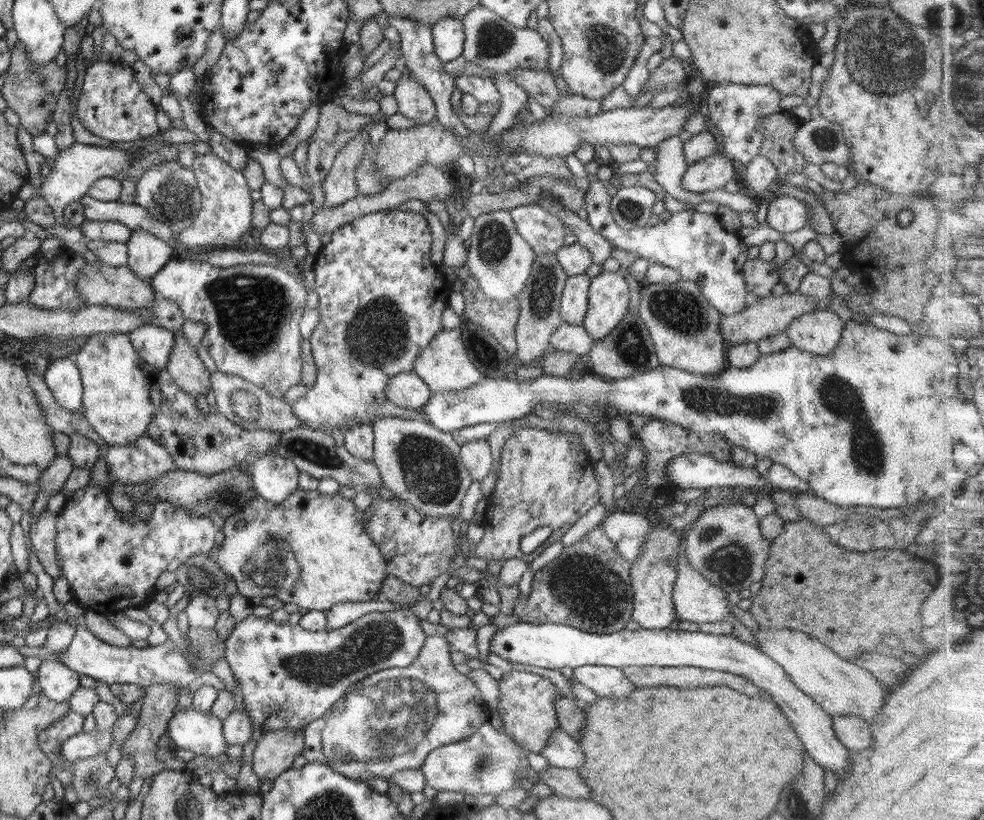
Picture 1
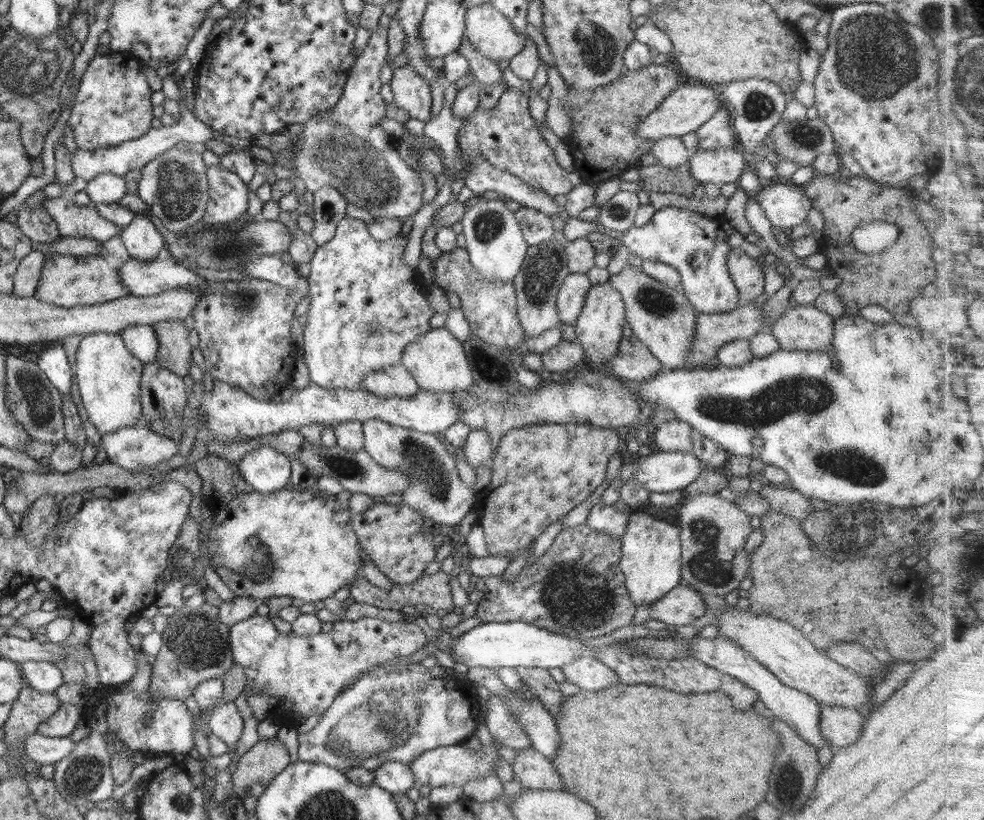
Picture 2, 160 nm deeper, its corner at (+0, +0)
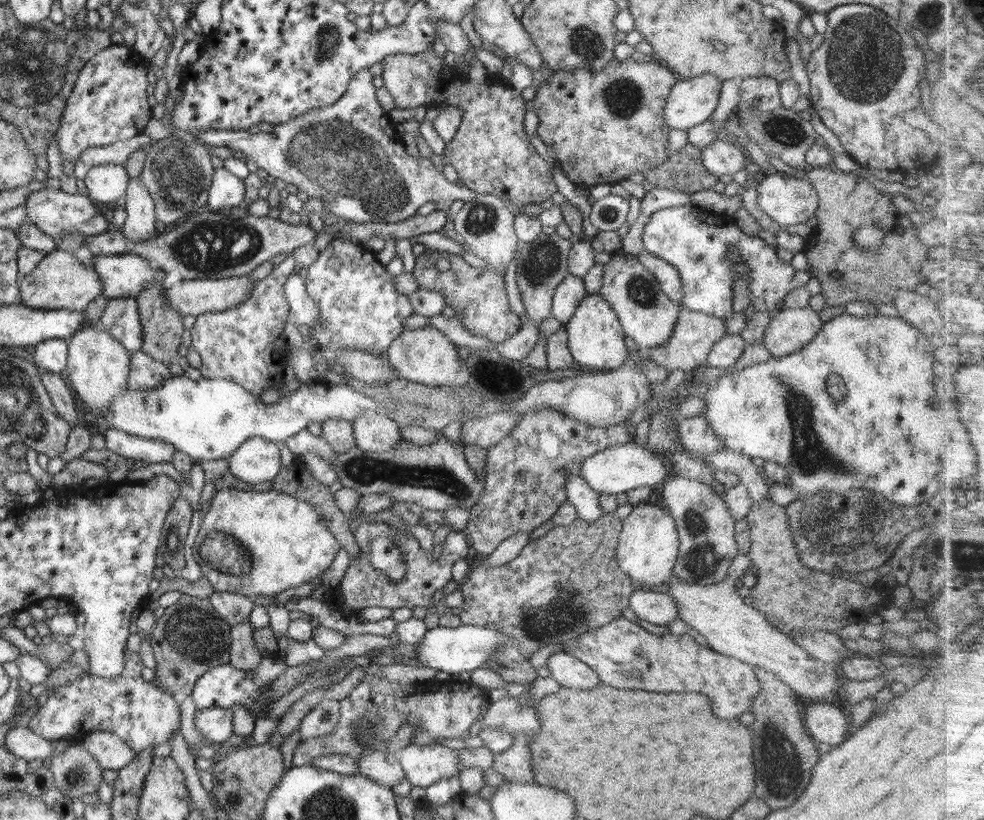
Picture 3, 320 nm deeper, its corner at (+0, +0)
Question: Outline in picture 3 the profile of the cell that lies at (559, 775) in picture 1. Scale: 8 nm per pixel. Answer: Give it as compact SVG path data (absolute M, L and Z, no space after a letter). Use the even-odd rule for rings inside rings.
M511 733L513 743L508 750L495 754L493 769L504 776L506 781L534 783L529 752L529 738L520 733Z

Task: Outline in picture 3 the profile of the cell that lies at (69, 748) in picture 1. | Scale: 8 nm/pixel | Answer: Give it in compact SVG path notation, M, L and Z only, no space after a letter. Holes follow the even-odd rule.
M11 726L6 733L5 744L6 749L23 758L25 763L36 758L44 760L55 754L51 741L34 734L28 726Z

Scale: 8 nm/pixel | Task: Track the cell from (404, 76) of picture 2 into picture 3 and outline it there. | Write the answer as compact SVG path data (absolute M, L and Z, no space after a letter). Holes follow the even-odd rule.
M433 47L416 54L390 54L385 56L381 63L383 86L392 95L396 107L428 106L431 109L437 106L457 106L463 112L455 137L445 146L443 158L456 169L464 187L477 194L500 197L516 212L519 212L522 206L541 204L557 191L549 165L537 154L524 131L526 100L522 97L521 90L515 89L509 82L505 83L500 74L490 73L483 83L471 81L468 76L455 72L443 59L436 56Z

